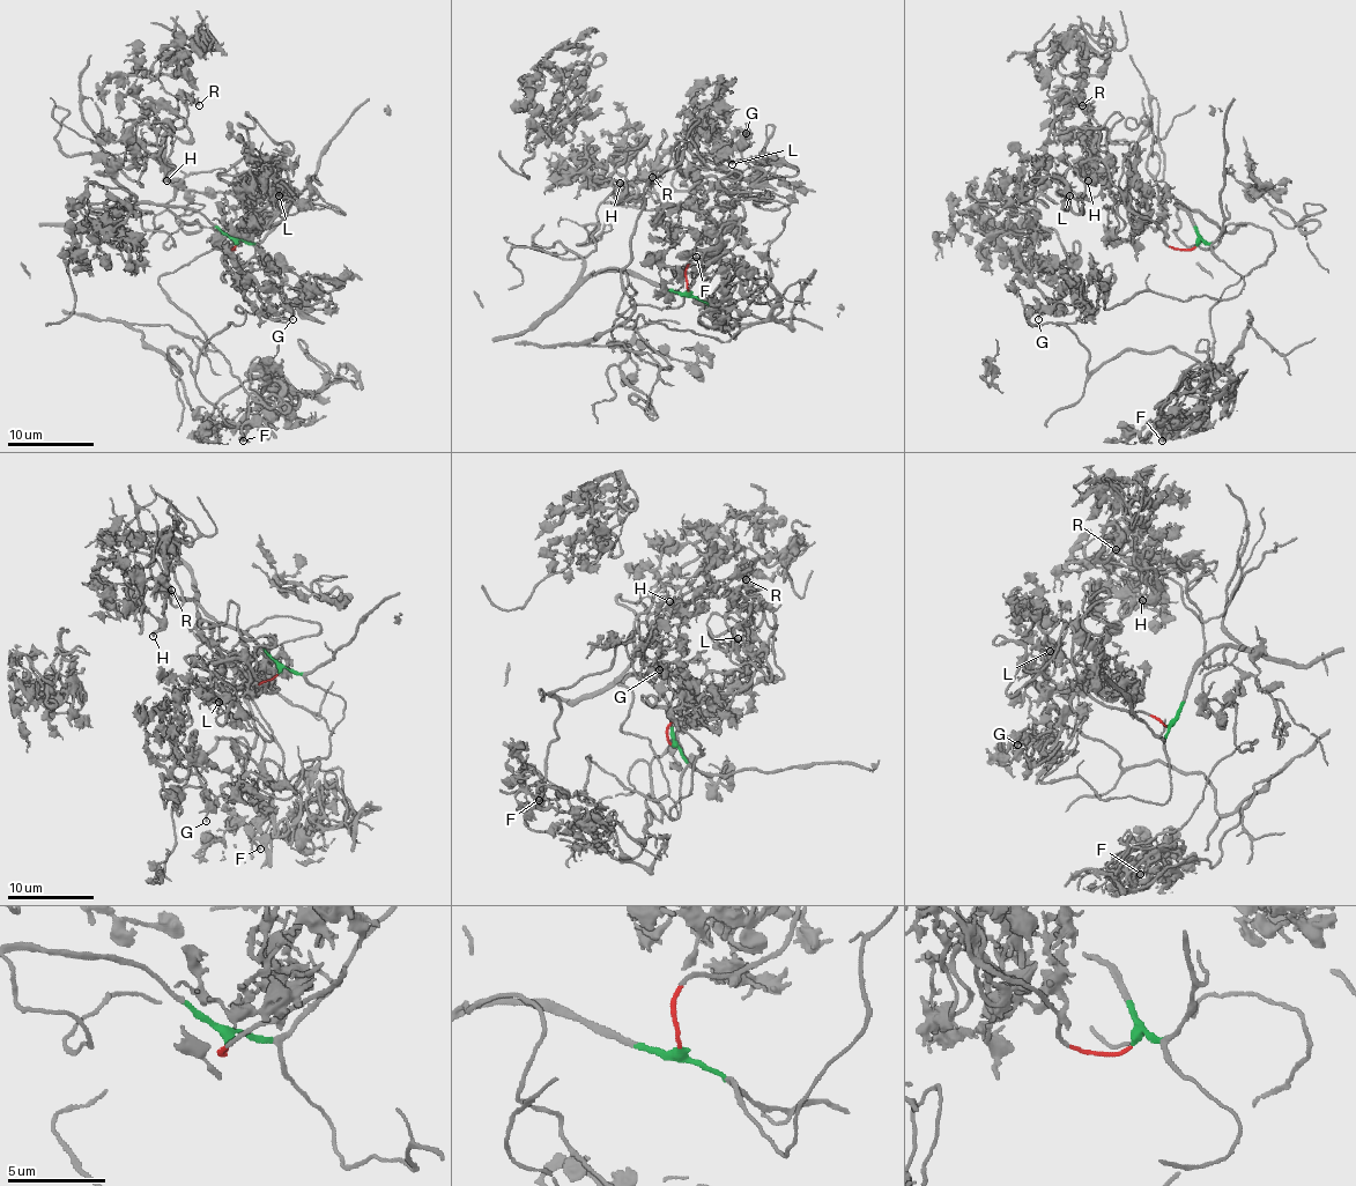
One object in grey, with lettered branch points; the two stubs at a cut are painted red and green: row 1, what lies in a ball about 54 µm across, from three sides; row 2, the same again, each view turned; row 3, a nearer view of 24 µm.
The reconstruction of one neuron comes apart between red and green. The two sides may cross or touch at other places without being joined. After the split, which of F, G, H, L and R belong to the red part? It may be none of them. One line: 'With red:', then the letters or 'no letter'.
With red: L

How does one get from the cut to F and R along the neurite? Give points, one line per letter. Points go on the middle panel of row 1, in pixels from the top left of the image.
F: (688, 290), (593, 275), (619, 268), (616, 312), (661, 369), (612, 325), (634, 305), (678, 308), (696, 258)
R: (688, 290), (549, 251), (594, 247), (597, 208), (623, 186), (608, 178), (643, 143), (651, 178)

